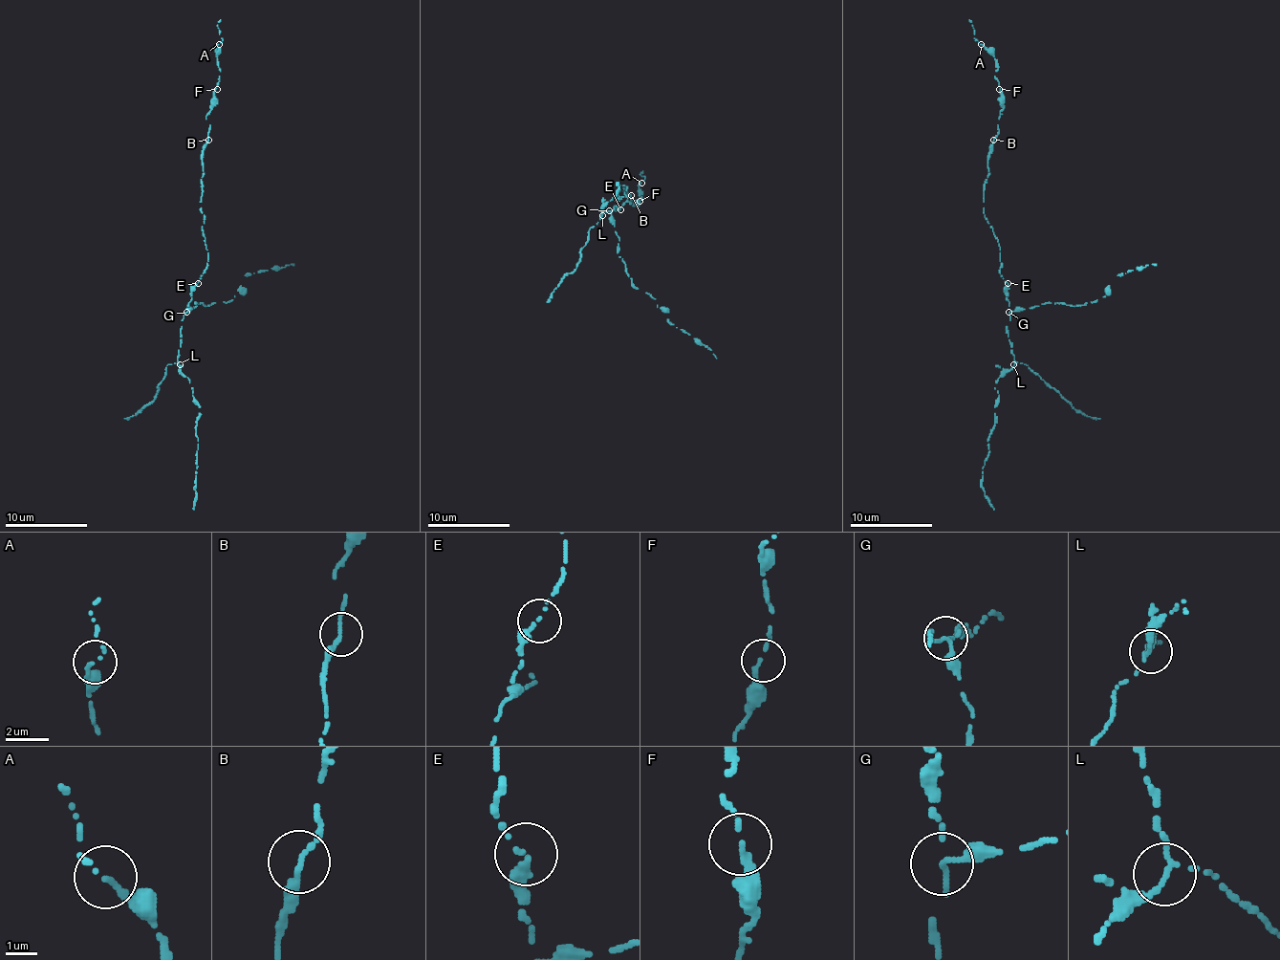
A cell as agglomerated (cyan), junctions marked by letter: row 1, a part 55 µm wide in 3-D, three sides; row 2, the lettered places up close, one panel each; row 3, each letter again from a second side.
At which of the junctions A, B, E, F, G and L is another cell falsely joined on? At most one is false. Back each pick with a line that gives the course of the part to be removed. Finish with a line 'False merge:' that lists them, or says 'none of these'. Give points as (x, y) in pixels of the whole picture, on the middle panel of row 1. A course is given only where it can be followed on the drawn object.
G: (608, 211), (618, 238), (618, 256), (631, 283), (653, 297), (667, 319), (705, 344), (717, 359)
False merge: G

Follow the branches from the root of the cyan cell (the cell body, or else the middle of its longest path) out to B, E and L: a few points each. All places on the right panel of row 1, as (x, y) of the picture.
B: (1001, 262), (997, 238), (983, 213), (983, 185), (989, 172), (987, 156), (993, 140)
E: (1001, 262), (999, 272), (1008, 283)
L: (1001, 262), (999, 272), (1006, 281), (1006, 299), (1009, 303), (1008, 336), (1013, 364)

